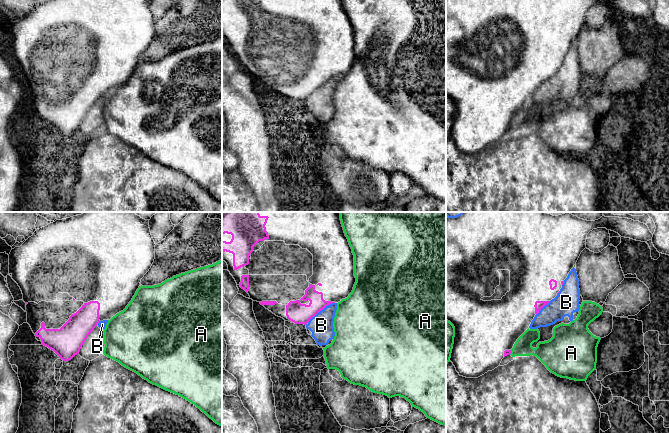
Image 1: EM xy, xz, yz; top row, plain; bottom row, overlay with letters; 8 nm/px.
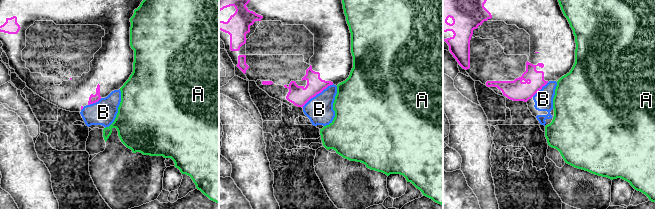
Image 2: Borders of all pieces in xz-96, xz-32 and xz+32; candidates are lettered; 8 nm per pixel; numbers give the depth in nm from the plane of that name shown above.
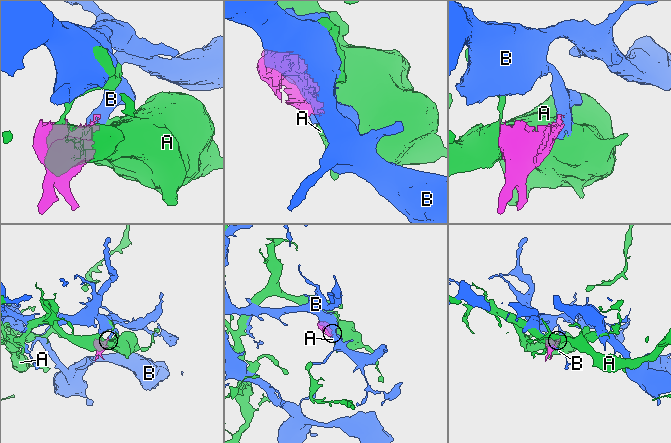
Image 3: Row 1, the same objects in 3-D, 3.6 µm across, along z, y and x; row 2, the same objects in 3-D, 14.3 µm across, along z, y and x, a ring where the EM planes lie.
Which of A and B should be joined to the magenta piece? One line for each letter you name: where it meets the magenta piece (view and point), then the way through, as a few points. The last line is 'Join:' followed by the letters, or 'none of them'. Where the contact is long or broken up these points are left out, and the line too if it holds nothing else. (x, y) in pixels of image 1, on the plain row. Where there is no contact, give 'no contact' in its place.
Join: none of them

